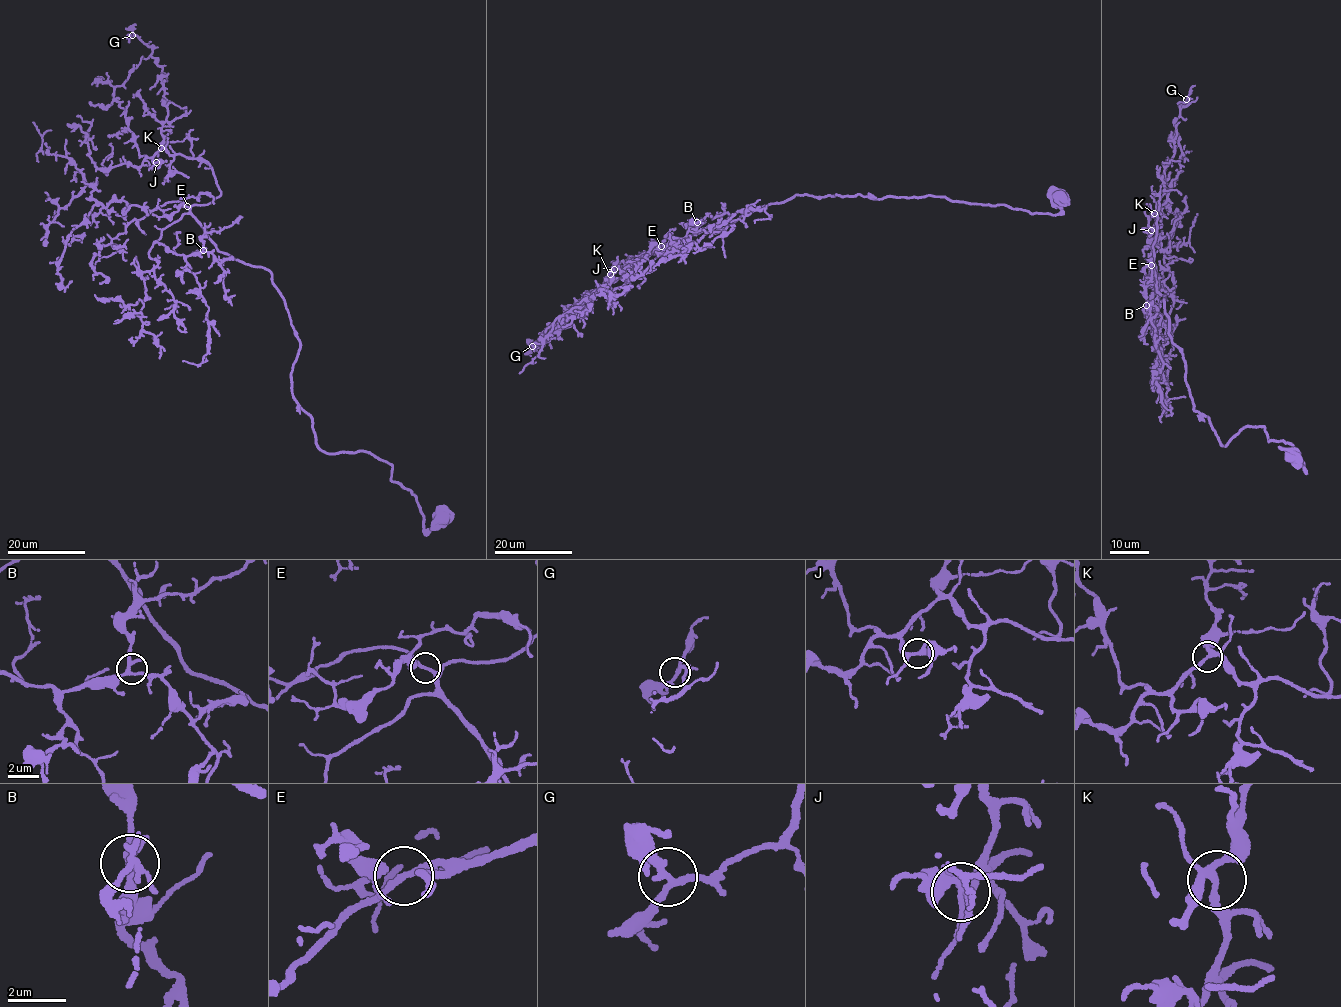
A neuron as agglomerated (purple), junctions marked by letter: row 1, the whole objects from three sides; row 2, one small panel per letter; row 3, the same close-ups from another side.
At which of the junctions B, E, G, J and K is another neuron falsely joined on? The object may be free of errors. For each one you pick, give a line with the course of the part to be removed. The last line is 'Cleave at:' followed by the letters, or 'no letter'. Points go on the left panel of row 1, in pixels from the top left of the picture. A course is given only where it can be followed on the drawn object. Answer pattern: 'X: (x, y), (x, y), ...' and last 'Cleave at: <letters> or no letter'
Cleave at: no letter

